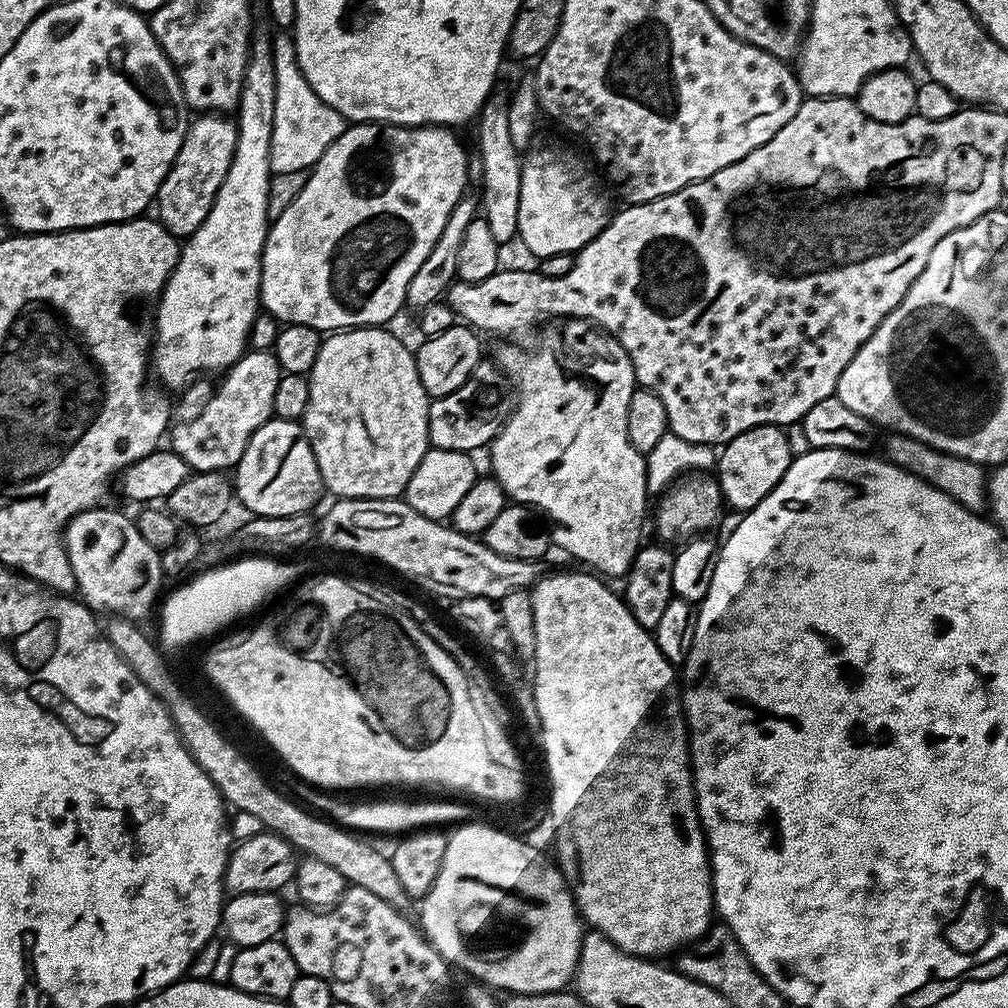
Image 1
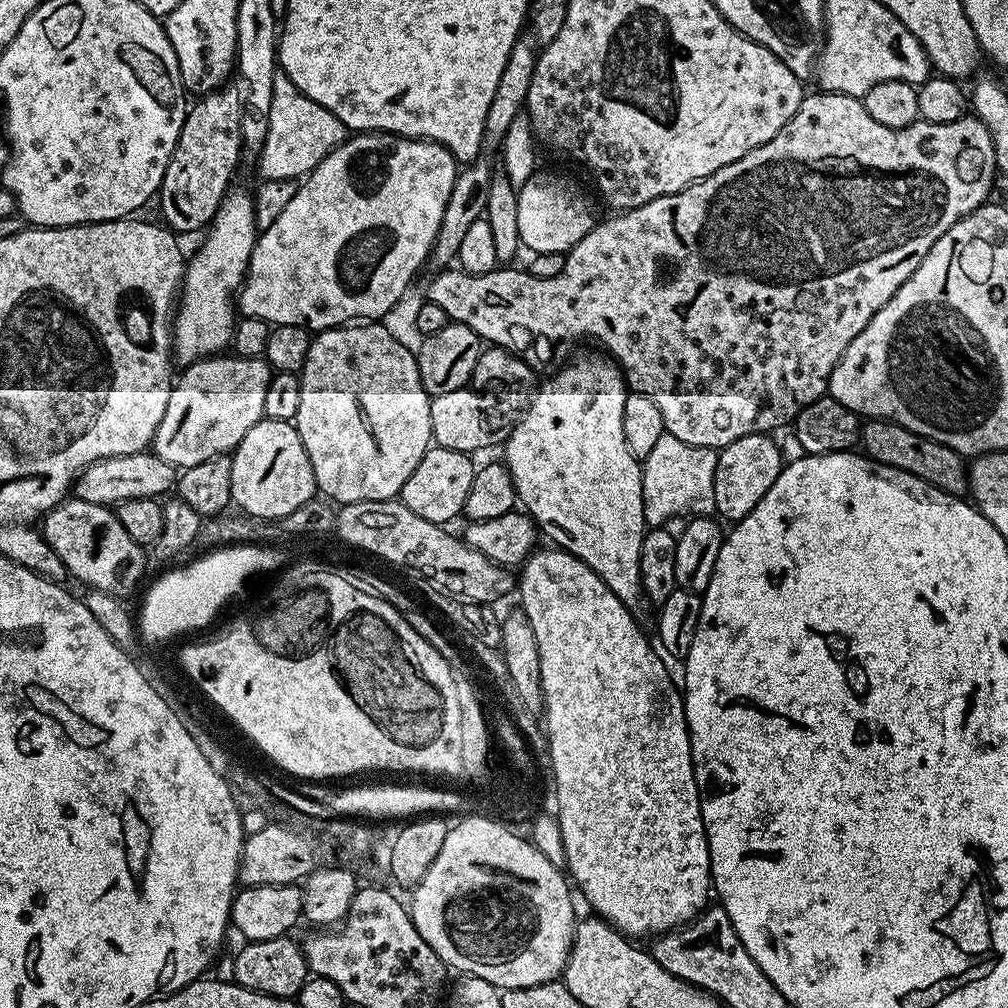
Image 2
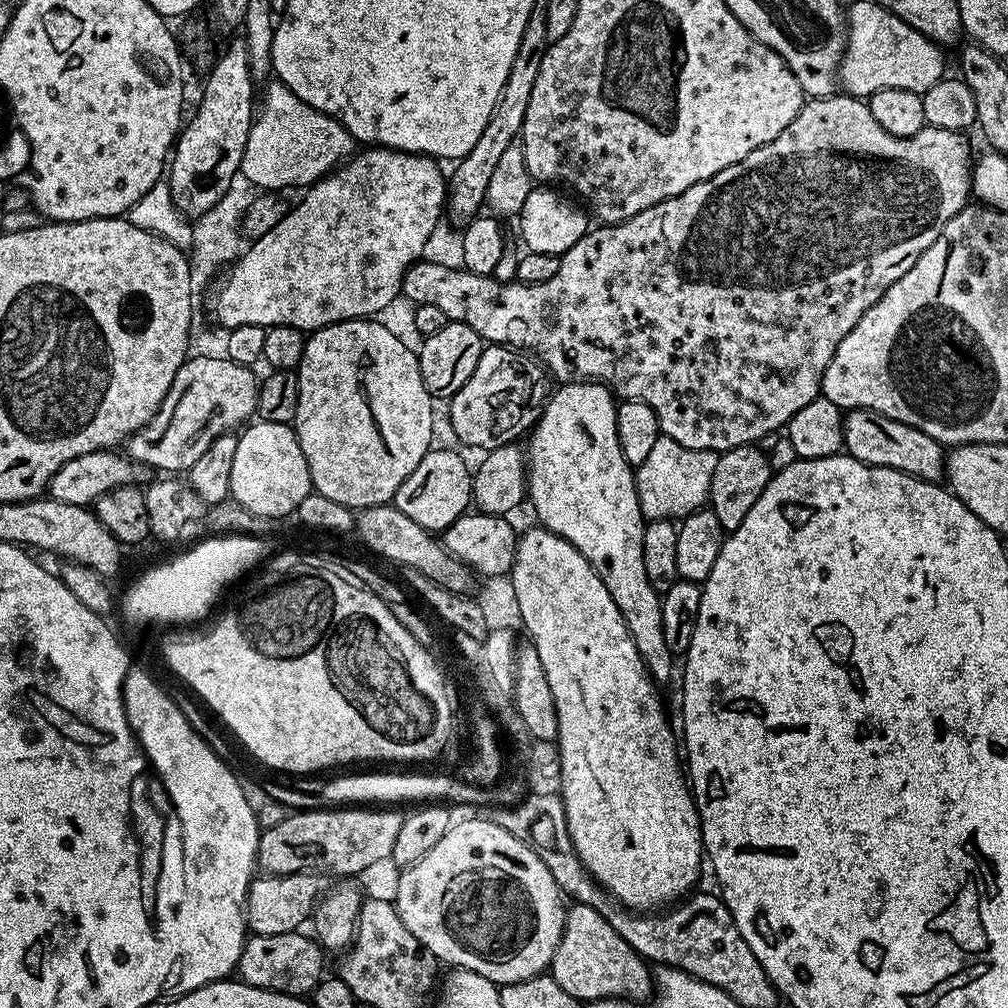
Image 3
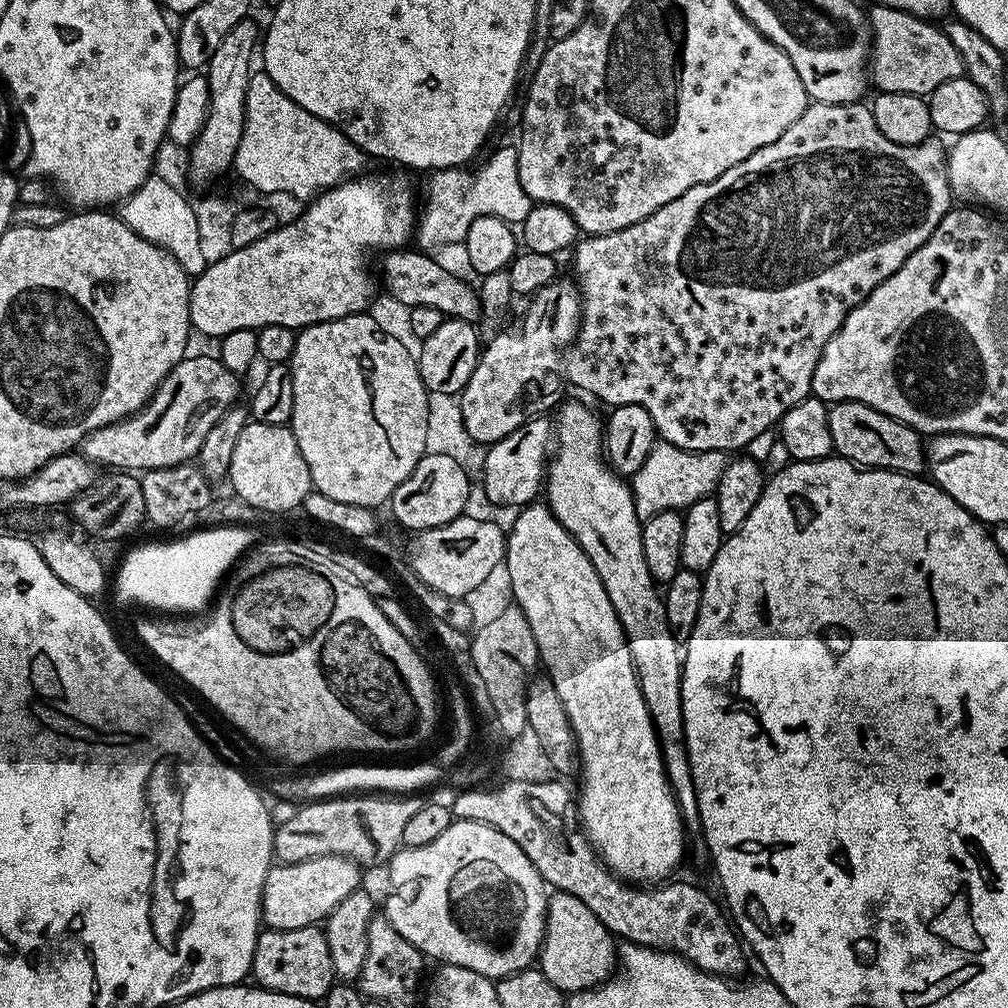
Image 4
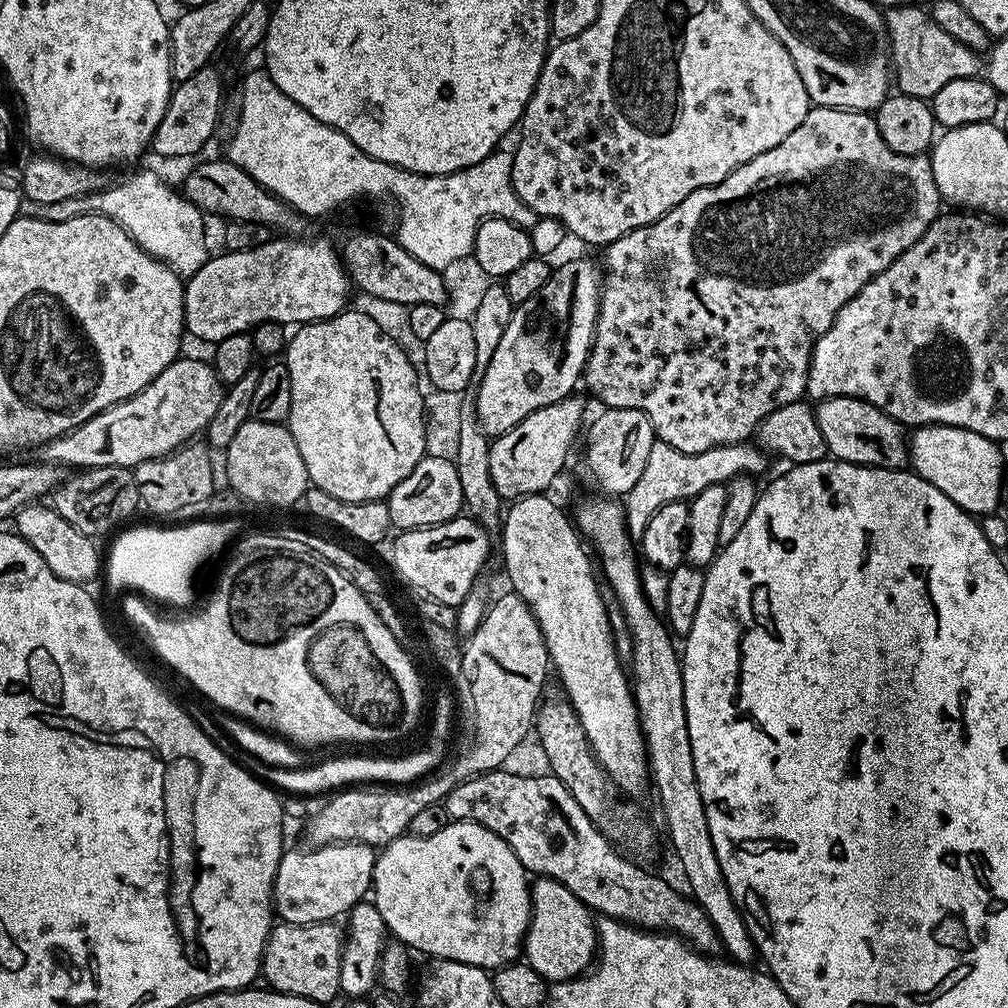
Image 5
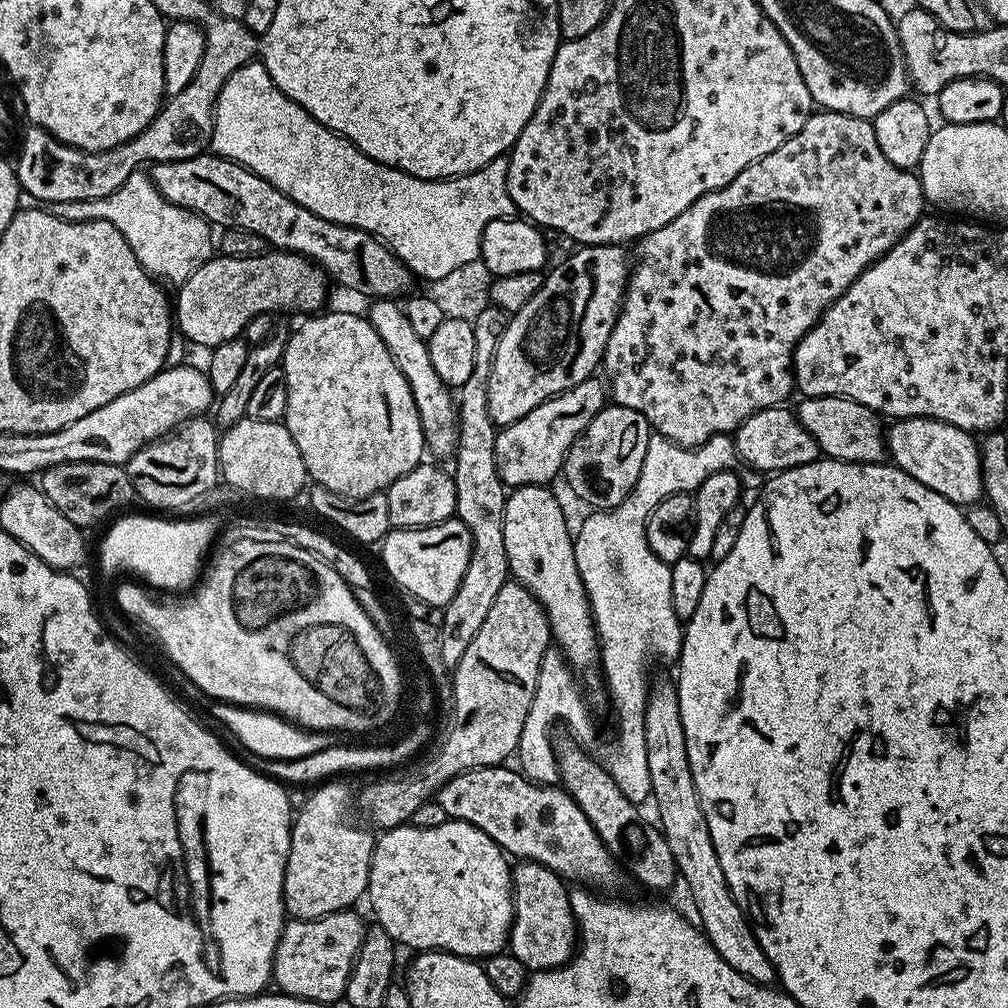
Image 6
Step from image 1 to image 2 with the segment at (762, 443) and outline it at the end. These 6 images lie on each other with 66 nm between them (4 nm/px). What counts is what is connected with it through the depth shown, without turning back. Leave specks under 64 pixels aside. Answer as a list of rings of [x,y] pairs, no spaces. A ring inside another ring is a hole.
[[[763,432],[746,434],[734,442],[730,442],[725,448],[716,453],[716,465],[714,466],[714,502],[716,503],[715,515],[721,521],[739,522],[762,502],[766,490],[774,486],[780,469],[785,462],[780,457],[780,446],[771,435]]]

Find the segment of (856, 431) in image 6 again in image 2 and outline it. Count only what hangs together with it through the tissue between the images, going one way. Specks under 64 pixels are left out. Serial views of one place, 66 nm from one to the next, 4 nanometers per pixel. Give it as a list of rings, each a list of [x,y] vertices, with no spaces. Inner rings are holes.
[[[869,419],[862,428],[862,448],[869,460],[876,460],[898,470],[906,470],[906,474],[914,474],[938,486],[946,494],[963,497],[968,492],[965,457],[950,446],[934,442],[922,434],[914,434],[900,424],[893,424],[891,420]]]

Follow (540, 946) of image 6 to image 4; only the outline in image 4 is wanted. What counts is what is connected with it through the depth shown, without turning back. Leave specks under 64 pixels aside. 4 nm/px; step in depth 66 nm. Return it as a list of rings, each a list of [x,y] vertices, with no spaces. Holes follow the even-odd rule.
[[[553,891],[548,898],[548,921],[544,927],[538,967],[560,992],[584,992],[587,988],[597,988],[615,973],[618,944],[612,933],[598,922],[598,917],[579,898],[574,898],[574,894]]]

